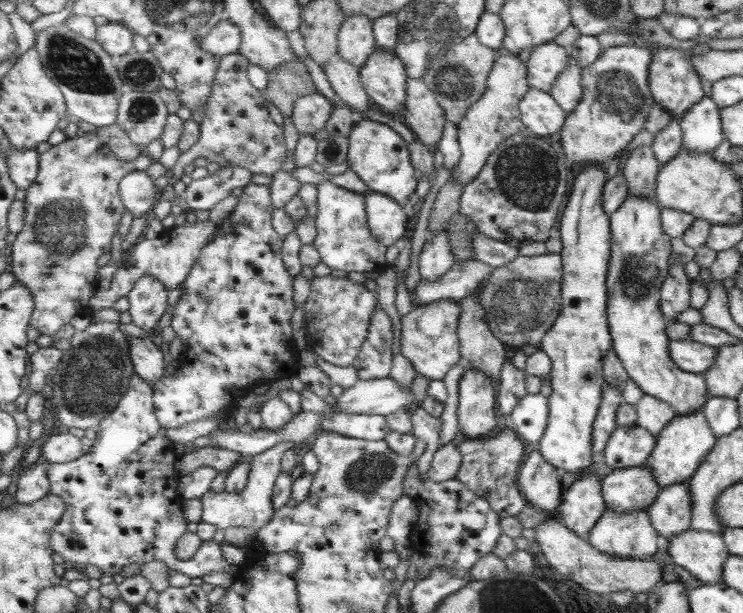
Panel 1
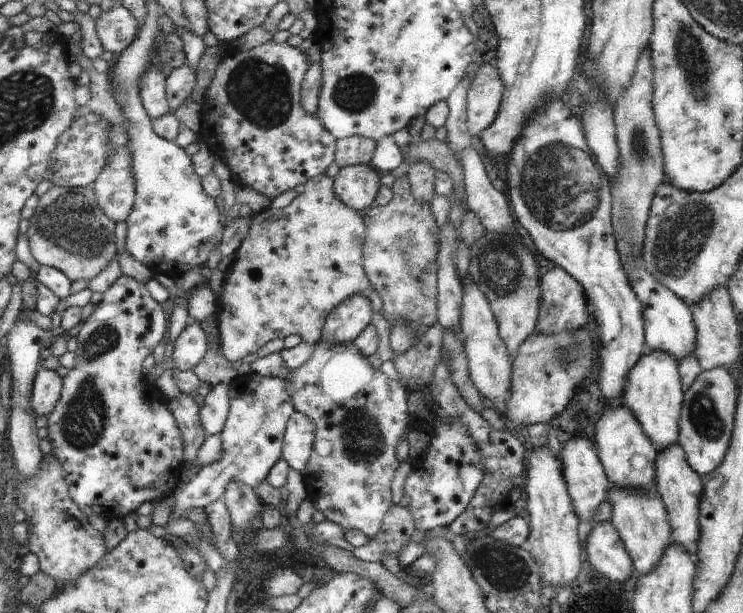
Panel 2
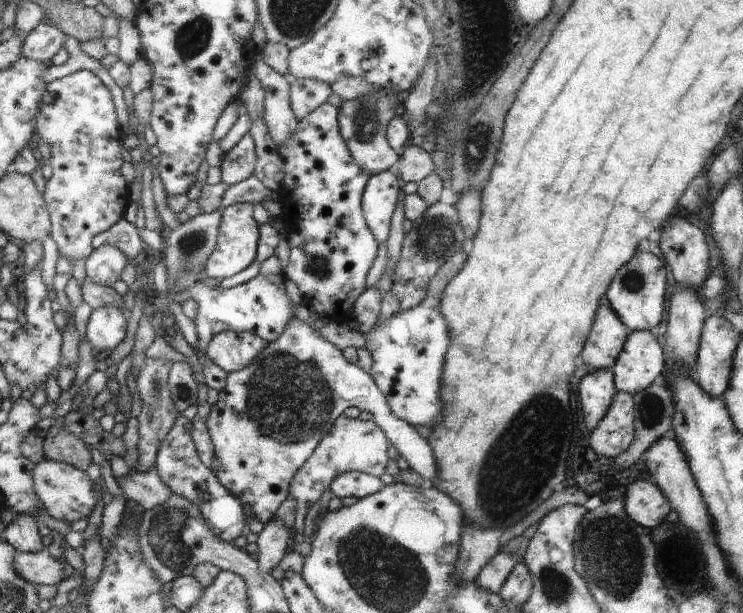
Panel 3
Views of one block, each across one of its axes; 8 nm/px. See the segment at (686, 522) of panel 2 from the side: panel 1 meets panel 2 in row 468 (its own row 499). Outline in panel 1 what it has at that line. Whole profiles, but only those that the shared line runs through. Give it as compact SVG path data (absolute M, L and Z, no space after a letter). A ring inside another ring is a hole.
M681 481L662 486L645 512L662 542L690 527L691 509L688 482Z

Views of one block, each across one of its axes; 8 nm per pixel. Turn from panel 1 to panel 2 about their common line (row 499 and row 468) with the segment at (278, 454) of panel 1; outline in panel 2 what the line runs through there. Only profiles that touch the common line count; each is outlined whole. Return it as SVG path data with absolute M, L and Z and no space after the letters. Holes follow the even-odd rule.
M252 371L247 375L236 377L230 385L230 410L221 433L223 440L223 458L215 464L204 465L196 475L188 482L181 483L175 492L175 508L173 518L185 518L192 508L203 508L219 501L228 488L228 483L243 482L253 488L260 486L269 476L269 473L276 466L277 462L284 455L284 440L288 430L288 420L296 414L297 408L293 404L293 388L289 388L289 380L283 380L279 376L261 376Z

